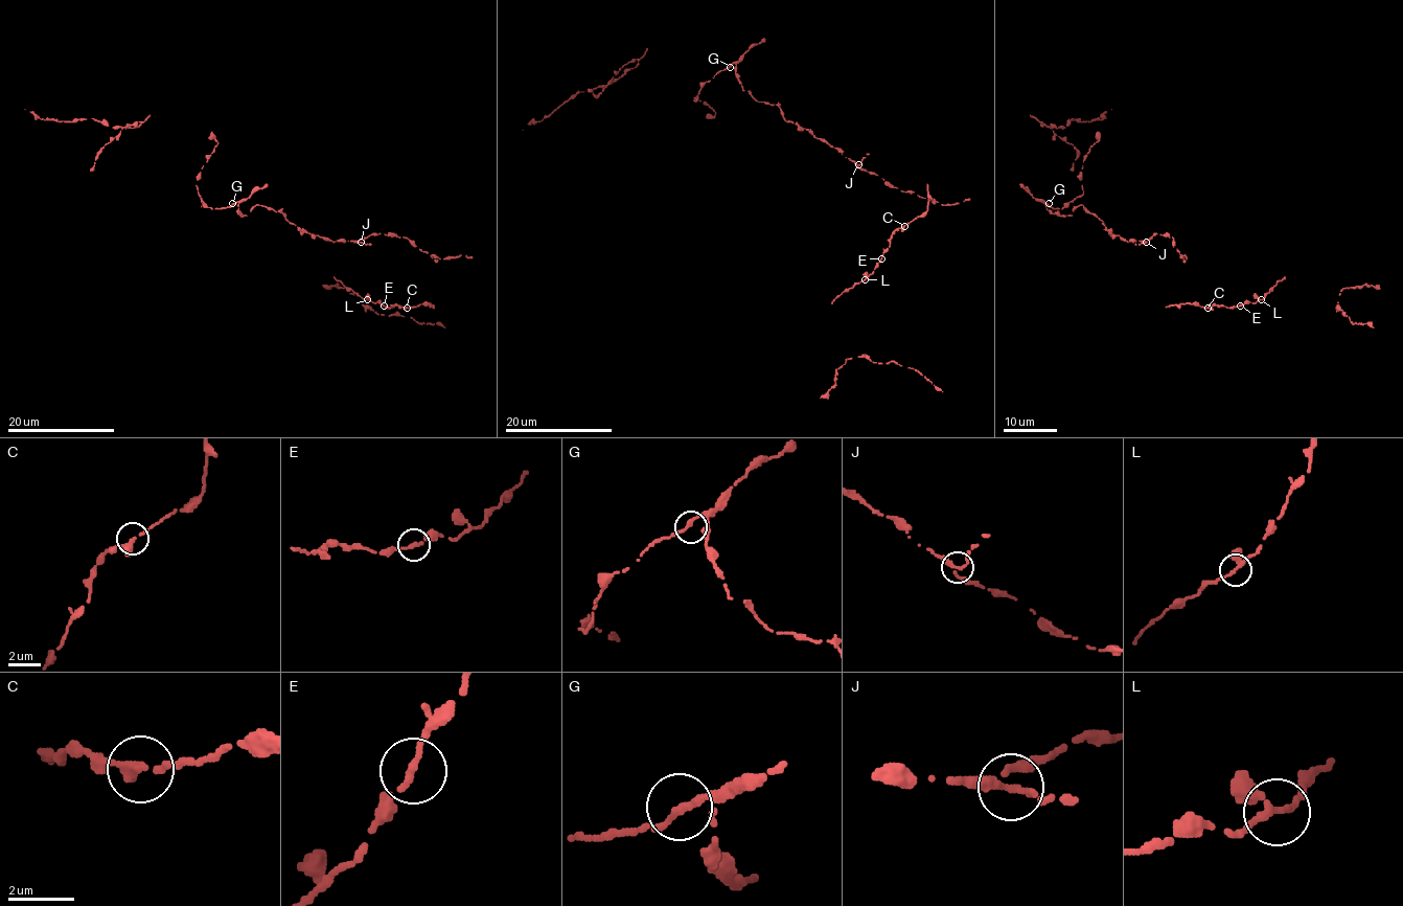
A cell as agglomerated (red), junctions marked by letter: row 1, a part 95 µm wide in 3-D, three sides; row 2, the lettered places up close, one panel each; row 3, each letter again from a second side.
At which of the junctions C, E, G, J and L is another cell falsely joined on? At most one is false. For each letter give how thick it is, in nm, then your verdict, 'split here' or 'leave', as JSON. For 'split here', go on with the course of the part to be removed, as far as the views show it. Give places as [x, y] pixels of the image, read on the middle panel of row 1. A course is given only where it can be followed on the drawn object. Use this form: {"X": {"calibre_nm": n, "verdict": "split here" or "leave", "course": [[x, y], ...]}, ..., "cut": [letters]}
{"C": {"calibre_nm": 240, "verdict": "leave"}, "E": {"calibre_nm": 200, "verdict": "leave"}, "G": {"calibre_nm": 220, "verdict": "leave"}, "J": {"calibre_nm": 200, "verdict": "split here", "course": [[858, 164], [901, 190], [941, 204], [969, 199]]}, "L": {"calibre_nm": 200, "verdict": "leave"}, "cut": ["J"]}

